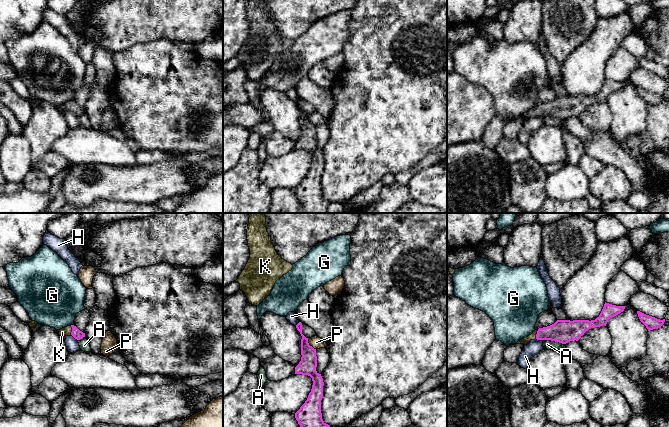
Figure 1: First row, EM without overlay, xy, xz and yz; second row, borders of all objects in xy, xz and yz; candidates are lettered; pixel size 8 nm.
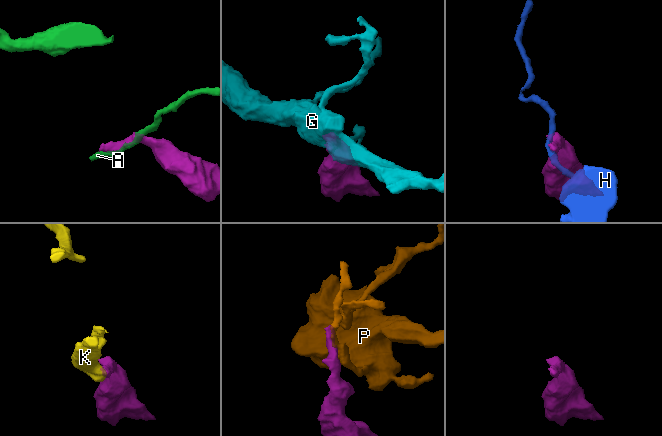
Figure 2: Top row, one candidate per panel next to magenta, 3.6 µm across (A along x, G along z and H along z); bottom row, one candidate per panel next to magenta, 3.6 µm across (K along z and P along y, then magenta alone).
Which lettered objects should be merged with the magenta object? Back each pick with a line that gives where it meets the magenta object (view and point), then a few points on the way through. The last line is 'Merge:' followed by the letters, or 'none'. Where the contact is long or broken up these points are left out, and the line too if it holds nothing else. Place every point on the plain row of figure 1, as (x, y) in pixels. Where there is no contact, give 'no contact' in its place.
K: meets magenta in xy at (72, 107); runs through xy (76, 109), (72, 107), (66, 107)
Merge: K

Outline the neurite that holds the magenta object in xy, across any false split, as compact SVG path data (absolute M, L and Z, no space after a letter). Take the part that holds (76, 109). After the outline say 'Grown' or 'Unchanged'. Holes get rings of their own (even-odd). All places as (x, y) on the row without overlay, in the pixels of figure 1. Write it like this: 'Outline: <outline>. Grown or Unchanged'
Outline: M71 101L67 102L65 104L62 104L59 107L59 111L62 112L63 114L65 112L73 112L75 115L80 116L83 113L85 113L85 109L80 107L76 102Z. Grown

